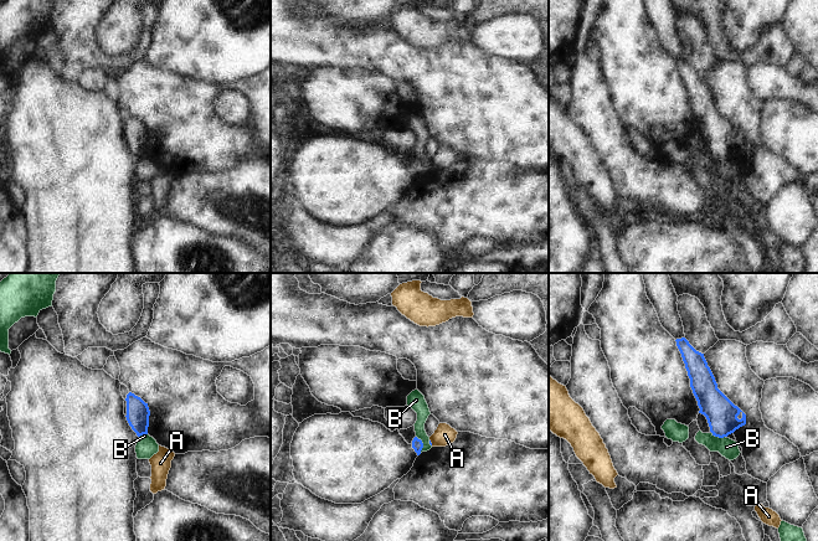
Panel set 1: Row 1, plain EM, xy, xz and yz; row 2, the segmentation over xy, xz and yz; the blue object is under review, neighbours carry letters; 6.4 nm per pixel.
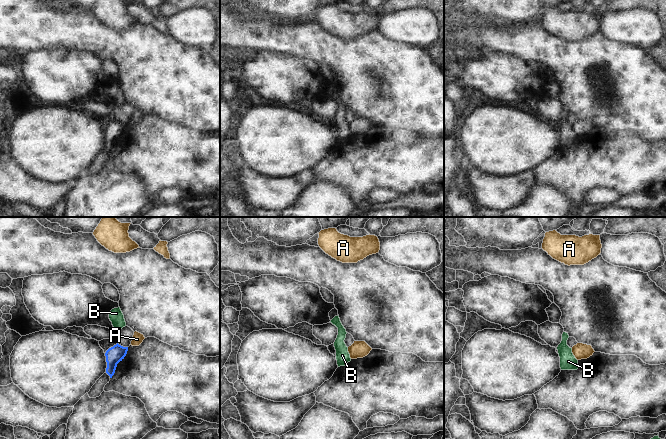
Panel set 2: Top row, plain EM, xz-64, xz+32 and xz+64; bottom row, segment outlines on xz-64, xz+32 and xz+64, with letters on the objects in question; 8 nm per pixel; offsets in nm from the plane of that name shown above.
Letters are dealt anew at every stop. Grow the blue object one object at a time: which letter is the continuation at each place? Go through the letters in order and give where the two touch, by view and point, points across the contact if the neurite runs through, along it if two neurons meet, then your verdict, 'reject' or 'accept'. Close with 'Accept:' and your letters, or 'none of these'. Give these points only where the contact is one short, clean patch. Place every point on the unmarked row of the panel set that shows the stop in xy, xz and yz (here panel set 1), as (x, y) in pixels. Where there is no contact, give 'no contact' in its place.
A: contact xz (430, 164); border xz (430, 161), (432, 166); reject
B: contact xz (422, 166); border xz (416, 158), (422, 165), (421, 174); reject
Accept: none of these

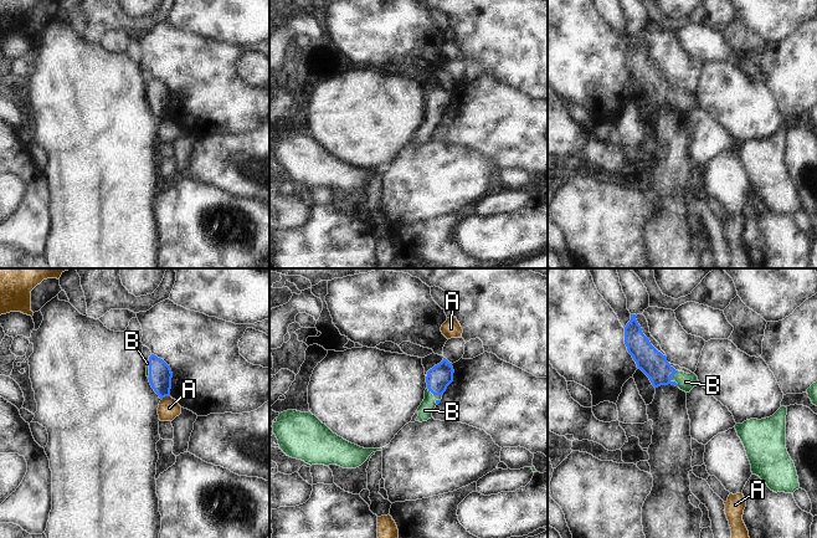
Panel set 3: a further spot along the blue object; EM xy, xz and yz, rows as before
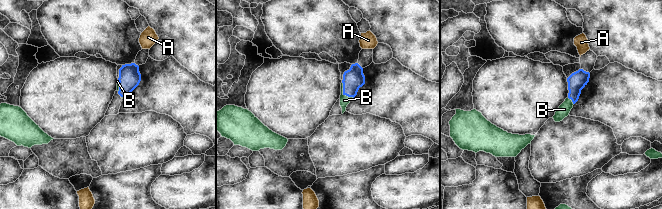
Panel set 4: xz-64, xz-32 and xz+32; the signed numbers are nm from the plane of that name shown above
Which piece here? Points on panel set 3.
A: contact xy (165, 117); border xy (169, 117), (162, 121); reject
B: contact yz (669, 101); way yz (648, 81), (669, 101), (682, 101), (686, 103); accept
Accept: B

